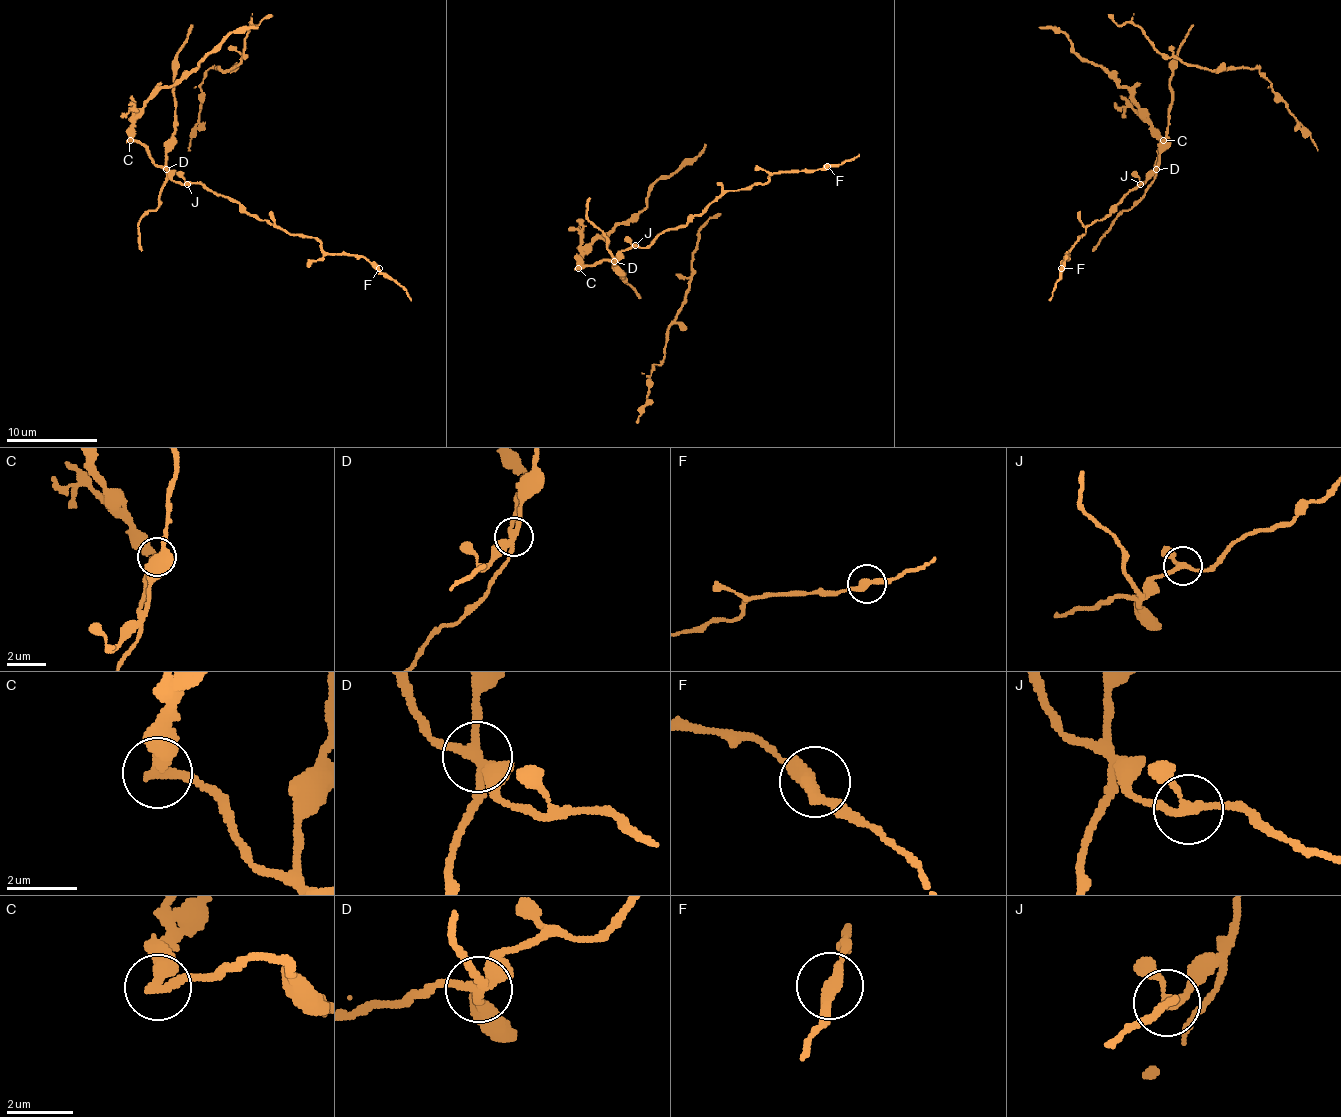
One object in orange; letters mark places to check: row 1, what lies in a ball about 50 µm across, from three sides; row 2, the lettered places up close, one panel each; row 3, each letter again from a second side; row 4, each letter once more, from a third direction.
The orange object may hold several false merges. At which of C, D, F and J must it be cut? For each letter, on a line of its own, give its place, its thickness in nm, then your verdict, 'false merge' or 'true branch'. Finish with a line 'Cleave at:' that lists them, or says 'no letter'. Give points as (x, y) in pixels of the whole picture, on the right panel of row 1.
C: (1163, 140) | 360 nm | false merge
D: (1156, 169) | 300 nm | false merge
F: (1061, 268) | 340 nm | true branch
J: (1140, 184) | 200 nm | true branch
Cleave at: C, D

